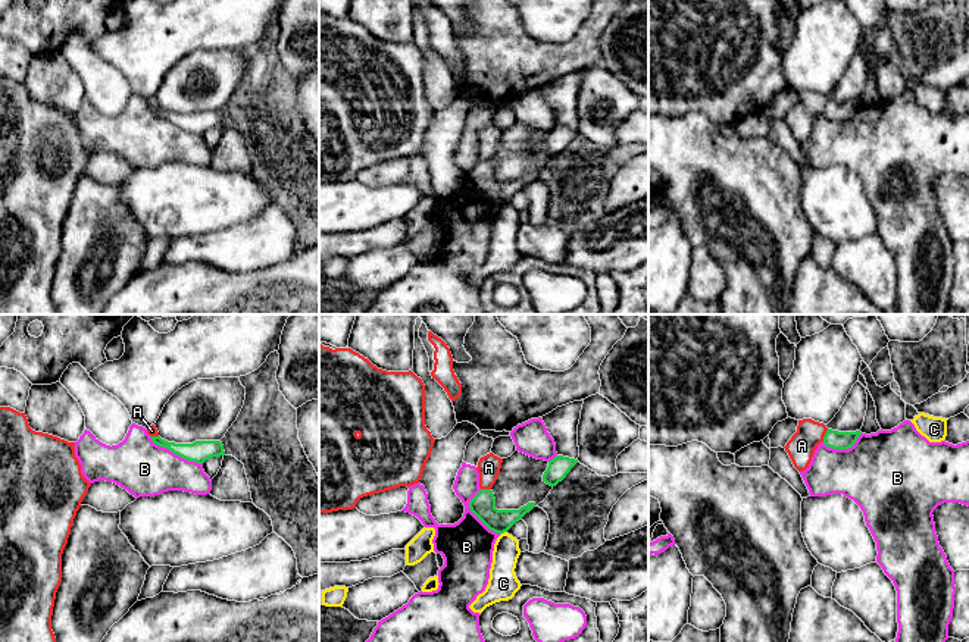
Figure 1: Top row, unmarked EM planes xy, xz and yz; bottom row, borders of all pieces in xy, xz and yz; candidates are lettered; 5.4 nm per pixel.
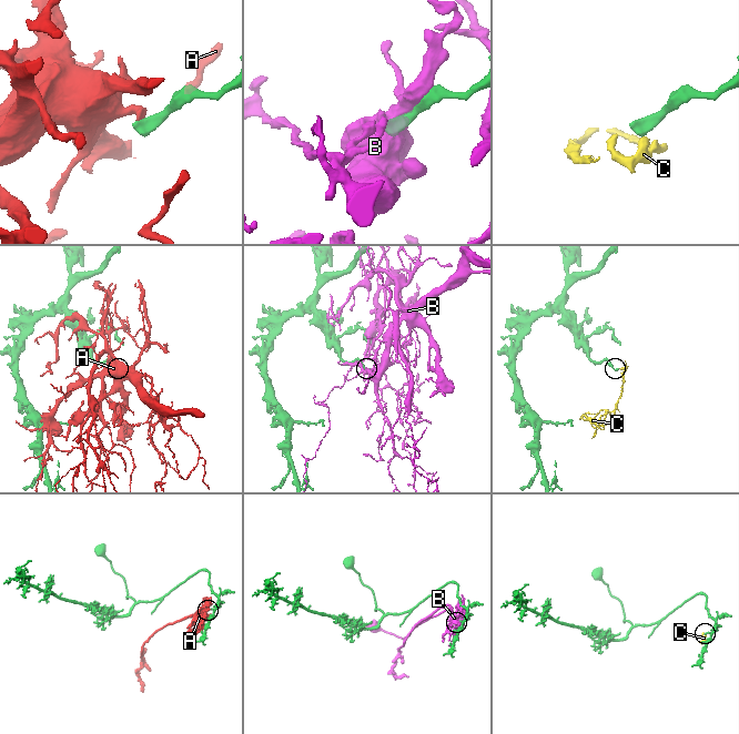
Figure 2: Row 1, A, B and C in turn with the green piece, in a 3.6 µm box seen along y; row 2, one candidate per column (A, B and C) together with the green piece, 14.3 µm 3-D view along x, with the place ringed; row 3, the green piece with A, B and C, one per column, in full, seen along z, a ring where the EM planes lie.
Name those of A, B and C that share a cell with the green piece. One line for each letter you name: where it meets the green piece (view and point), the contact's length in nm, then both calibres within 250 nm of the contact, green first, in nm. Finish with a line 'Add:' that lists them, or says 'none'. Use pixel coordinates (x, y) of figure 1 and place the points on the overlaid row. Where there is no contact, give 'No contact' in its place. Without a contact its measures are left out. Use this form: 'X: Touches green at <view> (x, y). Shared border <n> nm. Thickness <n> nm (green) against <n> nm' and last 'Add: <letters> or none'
Add: none

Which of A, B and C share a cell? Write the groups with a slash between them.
A / B C

